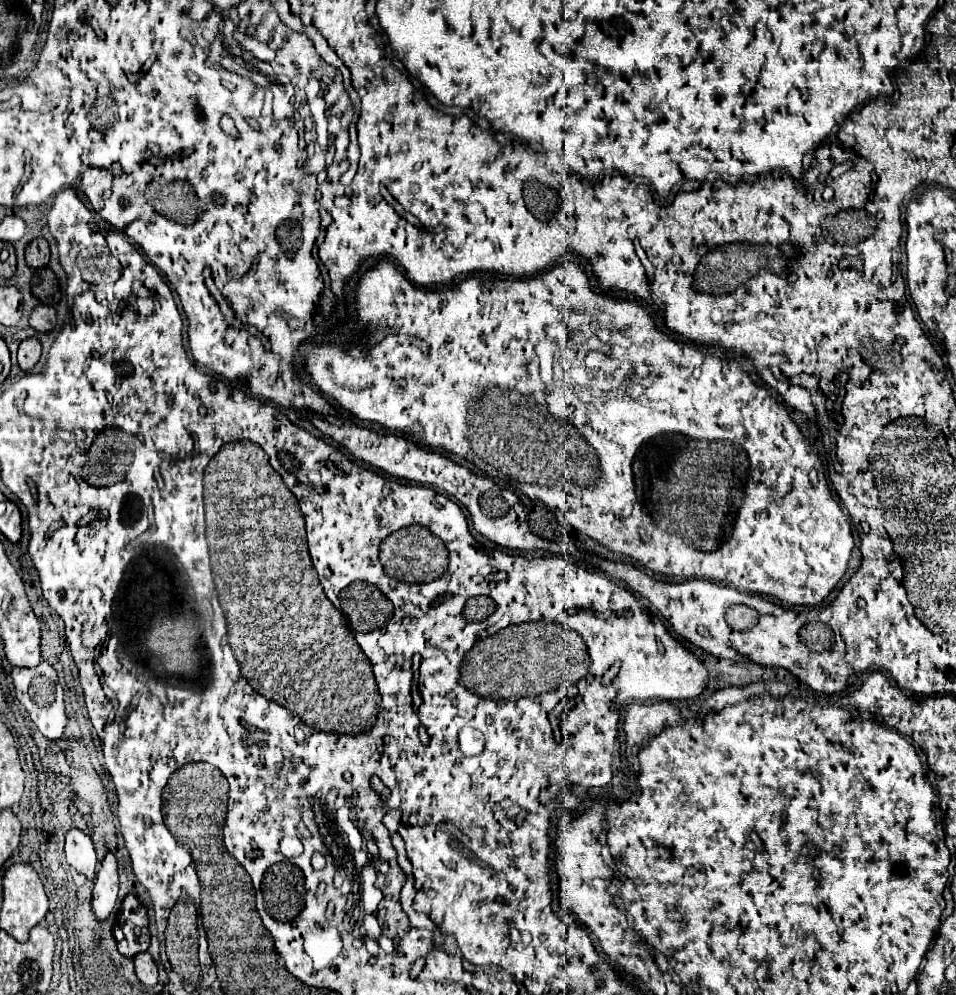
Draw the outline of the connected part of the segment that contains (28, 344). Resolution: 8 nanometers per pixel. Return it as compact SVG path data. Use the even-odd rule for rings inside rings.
M26 338L22 340L20 348L18 348L18 364L22 370L32 370L42 354L42 344L38 342L38 338Z

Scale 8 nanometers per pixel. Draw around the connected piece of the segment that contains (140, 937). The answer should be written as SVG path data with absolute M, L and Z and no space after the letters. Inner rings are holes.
M128 894L120 906L118 918L124 940L118 942L118 952L126 958L134 958L140 952L146 952L150 946L150 932L148 932L148 916L146 908L138 902L134 894Z

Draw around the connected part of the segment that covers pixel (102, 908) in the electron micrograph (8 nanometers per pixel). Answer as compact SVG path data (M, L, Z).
M106 854L106 858L102 860L102 868L98 868L96 872L96 880L94 880L94 890L92 890L92 910L96 914L98 922L104 922L114 904L116 904L116 896L118 896L118 872L116 872L116 858L114 854Z

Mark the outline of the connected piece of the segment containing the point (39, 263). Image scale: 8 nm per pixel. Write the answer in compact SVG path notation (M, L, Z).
M36 238L26 246L26 262L30 268L44 268L50 260L50 248L44 238Z

